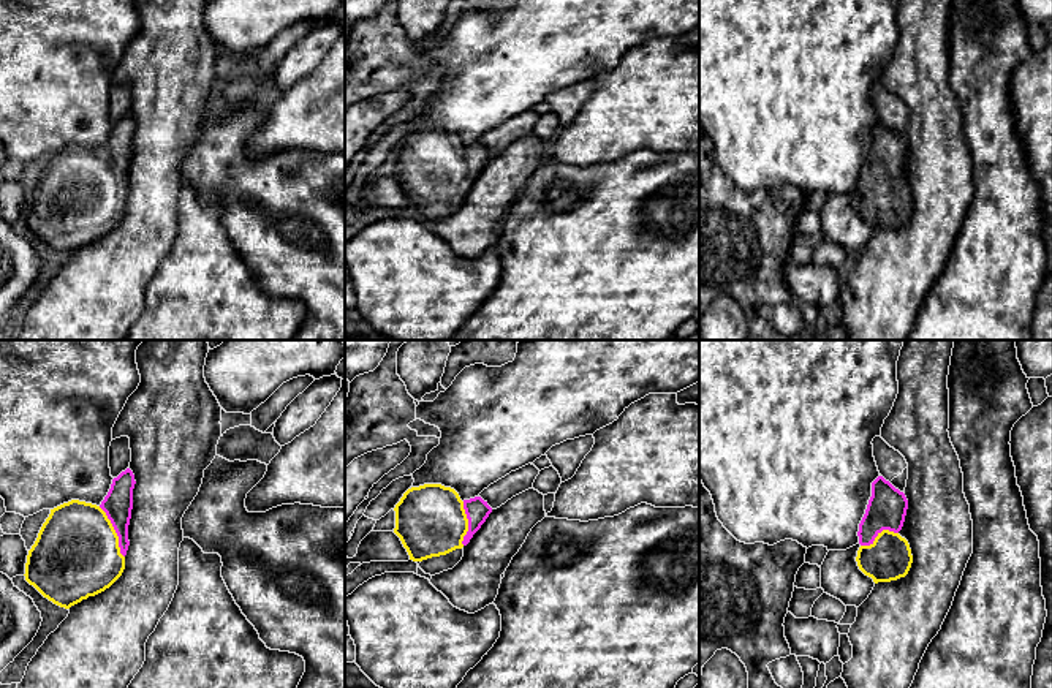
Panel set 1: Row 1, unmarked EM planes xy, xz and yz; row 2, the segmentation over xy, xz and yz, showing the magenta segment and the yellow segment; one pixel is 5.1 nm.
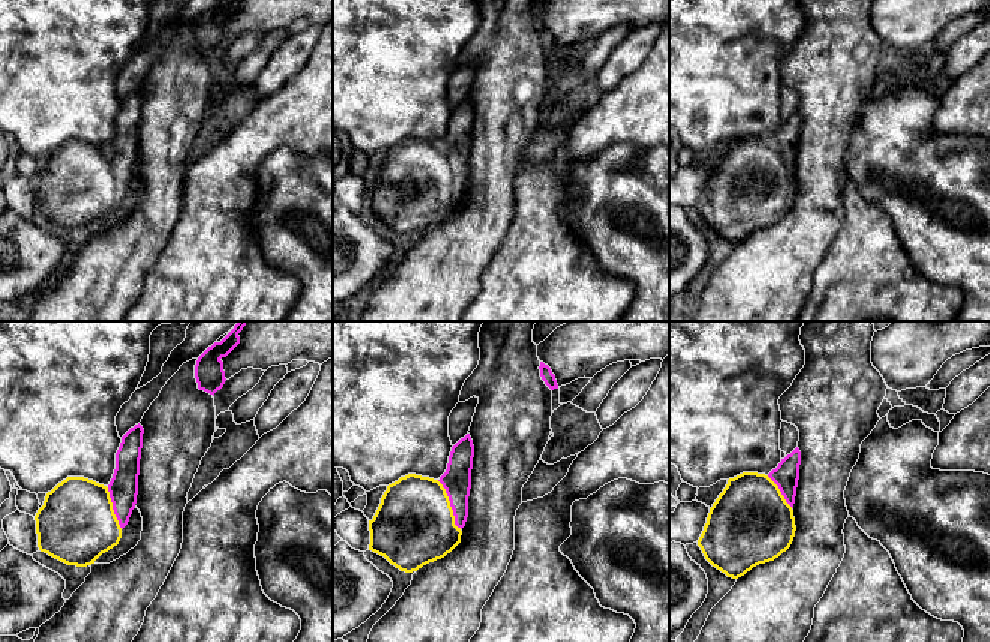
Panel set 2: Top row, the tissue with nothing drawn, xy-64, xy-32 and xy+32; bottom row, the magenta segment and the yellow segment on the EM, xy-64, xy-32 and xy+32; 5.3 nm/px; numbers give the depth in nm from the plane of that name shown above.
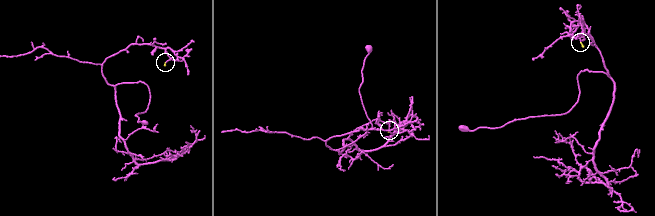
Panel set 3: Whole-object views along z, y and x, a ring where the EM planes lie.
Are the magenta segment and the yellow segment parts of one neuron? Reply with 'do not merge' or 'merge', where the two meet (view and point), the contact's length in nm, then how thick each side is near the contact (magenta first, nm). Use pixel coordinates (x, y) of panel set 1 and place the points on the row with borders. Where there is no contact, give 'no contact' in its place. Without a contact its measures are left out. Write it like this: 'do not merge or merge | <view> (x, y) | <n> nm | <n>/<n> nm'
merge | xy (116, 532) | 300 nm | 150/440 nm

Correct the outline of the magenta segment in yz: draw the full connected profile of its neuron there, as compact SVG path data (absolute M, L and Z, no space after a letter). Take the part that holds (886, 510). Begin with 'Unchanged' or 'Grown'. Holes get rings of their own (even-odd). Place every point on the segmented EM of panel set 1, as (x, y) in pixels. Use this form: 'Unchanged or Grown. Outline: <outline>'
Grown. Outline: M883 476L872 482L872 497L859 524L859 569L878 582L905 577L911 568L910 544L899 535L903 527L908 500Z

